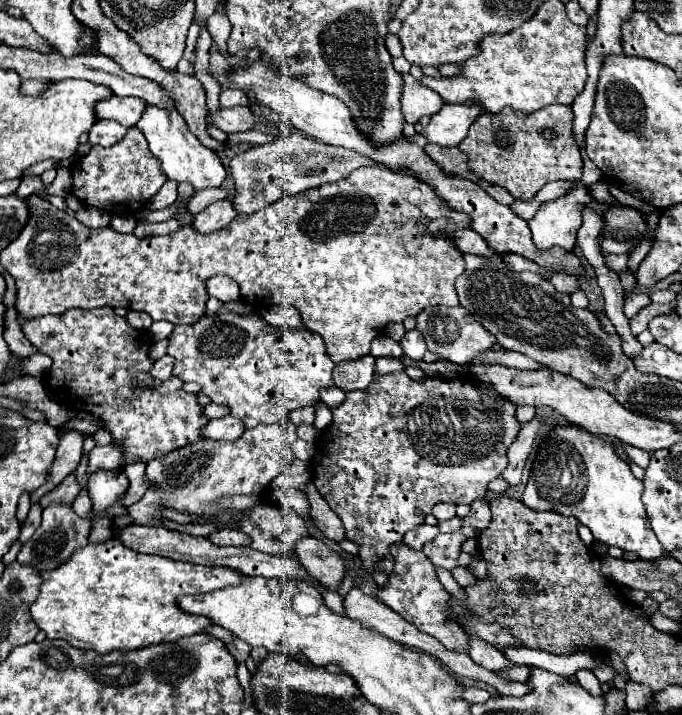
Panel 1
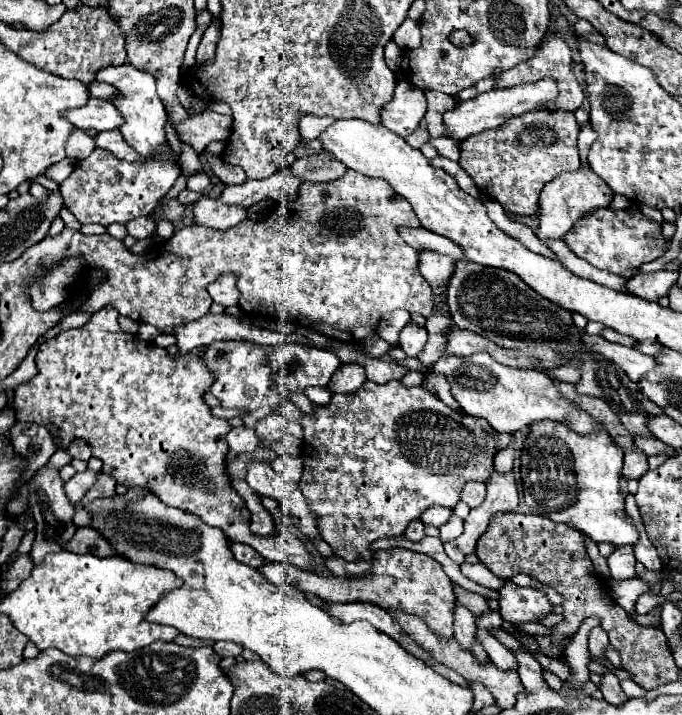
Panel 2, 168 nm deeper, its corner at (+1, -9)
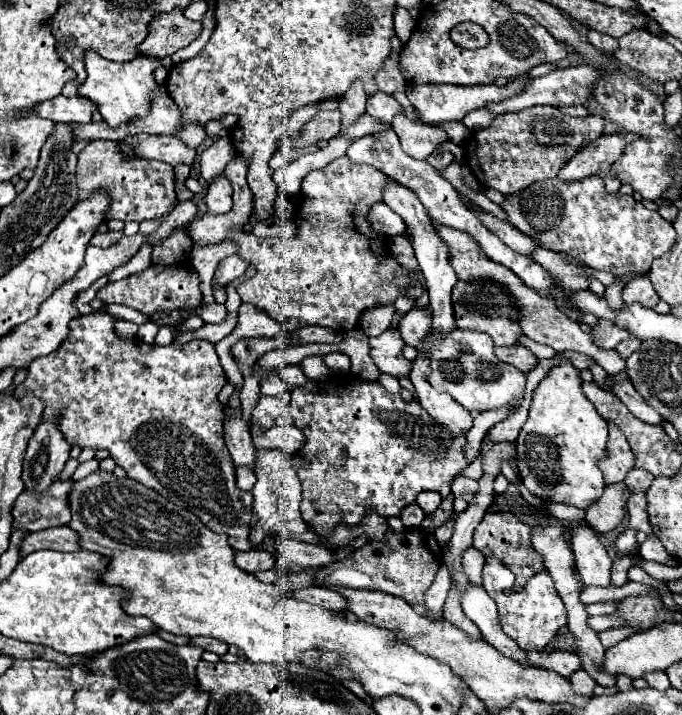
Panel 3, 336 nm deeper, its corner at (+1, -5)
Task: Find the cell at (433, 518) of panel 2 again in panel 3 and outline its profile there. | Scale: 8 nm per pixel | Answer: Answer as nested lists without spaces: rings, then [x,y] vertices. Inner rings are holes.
[[[425,490],[417,496],[417,504],[423,508],[425,514],[433,514],[437,510],[437,506],[441,504],[441,496],[439,496],[439,492],[427,492]]]

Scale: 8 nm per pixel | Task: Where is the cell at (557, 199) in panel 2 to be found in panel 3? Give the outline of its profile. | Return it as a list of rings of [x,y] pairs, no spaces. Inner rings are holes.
[[[605,132],[601,138],[579,150],[557,176],[561,180],[581,180],[597,174],[603,178],[607,192],[615,194],[619,182],[609,170],[613,170],[613,162],[621,158],[629,142],[633,142],[633,134],[629,132]]]

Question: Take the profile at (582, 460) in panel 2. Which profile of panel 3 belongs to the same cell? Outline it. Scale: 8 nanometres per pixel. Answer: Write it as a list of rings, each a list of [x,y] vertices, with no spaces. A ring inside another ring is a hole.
[[[567,360],[555,364],[547,372],[547,376],[539,382],[539,386],[533,392],[529,418],[523,424],[515,444],[517,444],[517,468],[521,470],[523,484],[531,494],[539,496],[545,502],[563,502],[563,504],[571,504],[581,510],[587,510],[595,500],[599,500],[605,488],[601,470],[597,468],[597,460],[605,456],[607,422],[597,414],[597,410],[585,398],[581,390],[583,380],[579,374],[581,372],[573,368],[573,364]]]

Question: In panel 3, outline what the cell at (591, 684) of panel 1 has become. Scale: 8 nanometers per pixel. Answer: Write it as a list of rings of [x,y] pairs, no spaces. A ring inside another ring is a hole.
[[[625,530],[617,538],[617,550],[623,552],[623,554],[629,554],[635,548],[635,544],[637,544],[637,538],[635,536],[637,536],[637,530]]]

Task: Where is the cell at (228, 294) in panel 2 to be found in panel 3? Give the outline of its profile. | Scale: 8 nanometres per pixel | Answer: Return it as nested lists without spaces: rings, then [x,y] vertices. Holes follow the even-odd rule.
[[[237,254],[223,258],[223,260],[219,262],[219,266],[217,266],[217,274],[215,274],[213,286],[217,286],[217,284],[225,286],[225,284],[241,278],[241,276],[245,274],[247,266],[249,266],[249,264],[247,264],[245,260],[241,260],[241,256],[237,256]]]

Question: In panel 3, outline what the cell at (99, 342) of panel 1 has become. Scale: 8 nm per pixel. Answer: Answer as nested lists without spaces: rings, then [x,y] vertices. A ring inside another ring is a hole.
[[[103,310],[75,318],[63,346],[49,356],[33,360],[13,396],[23,398],[29,392],[35,394],[45,402],[43,420],[53,422],[55,418],[57,428],[71,446],[109,450],[111,458],[125,468],[129,478],[197,514],[213,532],[225,534],[235,552],[249,550],[249,546],[253,546],[249,540],[253,496],[237,488],[235,466],[223,442],[223,412],[217,394],[227,378],[215,346],[207,340],[191,340],[187,344],[171,342],[169,346],[145,344],[137,338],[121,340],[113,324],[115,318]]]

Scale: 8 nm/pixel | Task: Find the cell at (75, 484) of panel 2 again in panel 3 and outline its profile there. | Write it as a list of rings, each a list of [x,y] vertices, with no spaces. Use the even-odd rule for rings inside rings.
[[[71,480],[53,482],[45,494],[35,498],[25,498],[25,492],[17,498],[13,508],[13,528],[17,530],[43,530],[51,526],[61,526],[71,520],[67,496],[71,490]]]

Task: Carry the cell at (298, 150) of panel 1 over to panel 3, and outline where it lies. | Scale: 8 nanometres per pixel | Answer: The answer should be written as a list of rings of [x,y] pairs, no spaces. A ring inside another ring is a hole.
[[[355,81],[350,89],[338,100],[342,114],[341,130],[354,124],[365,112],[367,96],[360,81]]]

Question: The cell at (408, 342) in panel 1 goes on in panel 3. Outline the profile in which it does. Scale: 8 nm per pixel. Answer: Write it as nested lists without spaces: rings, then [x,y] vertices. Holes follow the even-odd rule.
[[[425,306],[425,308],[411,308],[401,318],[399,330],[401,330],[401,336],[403,336],[405,344],[417,346],[419,340],[431,330],[431,326],[429,326],[429,306]]]

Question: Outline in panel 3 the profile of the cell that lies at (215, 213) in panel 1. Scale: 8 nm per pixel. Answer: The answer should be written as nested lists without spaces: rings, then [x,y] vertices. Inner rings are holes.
[[[225,172],[215,176],[209,184],[209,190],[205,194],[207,214],[225,214],[231,210],[231,182],[225,178]]]

